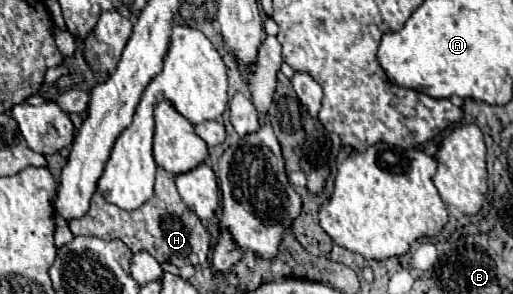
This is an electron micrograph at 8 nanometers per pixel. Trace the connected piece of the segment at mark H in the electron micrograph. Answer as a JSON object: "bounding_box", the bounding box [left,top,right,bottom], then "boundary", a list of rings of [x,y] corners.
{"bounding_box":[69,167,211,267],"boundary":[[[157,167],[155,195],[135,211],[123,211],[107,203],[99,193],[93,195],[89,211],[81,219],[71,219],[69,229],[73,235],[89,235],[97,239],[121,239],[133,253],[147,251],[159,263],[171,263],[177,267],[201,265],[207,261],[211,235],[205,223],[183,203],[175,187],[175,175]]]}

